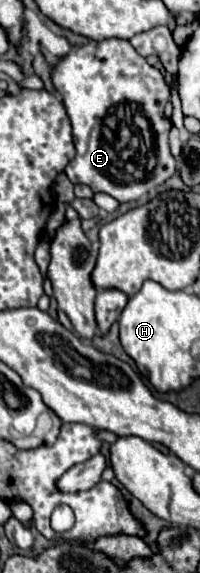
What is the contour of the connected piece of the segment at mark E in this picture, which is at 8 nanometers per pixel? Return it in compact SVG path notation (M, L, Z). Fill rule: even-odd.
M126 39L88 41L86 45L74 45L52 69L52 83L62 95L66 113L72 121L72 137L76 157L68 163L66 175L78 185L88 185L94 191L106 191L108 183L164 183L174 175L174 157L168 147L170 119L164 117L164 105L170 99L170 87L164 75L146 63L142 55L134 51Z

